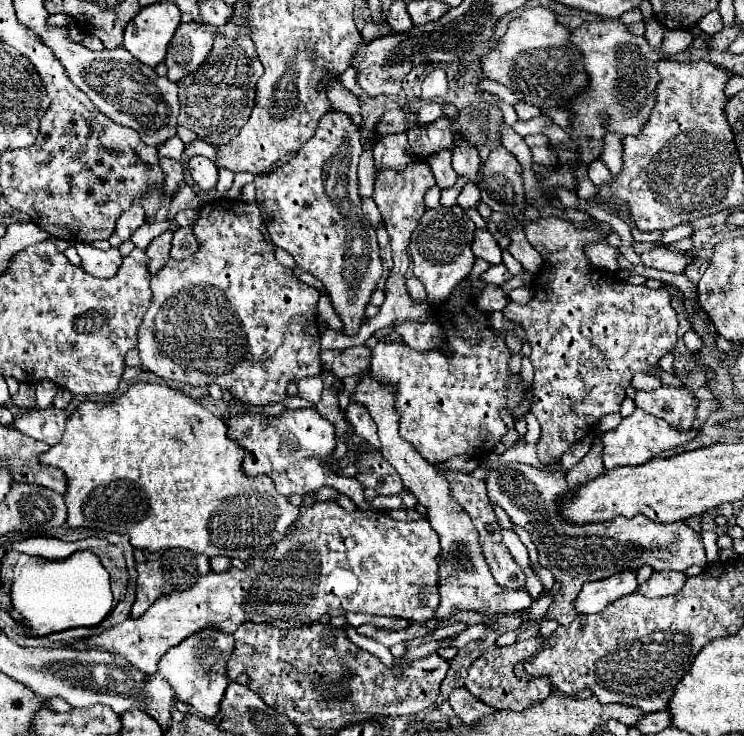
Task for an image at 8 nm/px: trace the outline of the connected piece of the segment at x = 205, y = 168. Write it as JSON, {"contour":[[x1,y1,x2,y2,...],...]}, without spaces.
{"contour":[[192,157,188,171,190,171,194,183,200,187,200,191,208,193,208,191,212,191,216,187,218,167,210,159,206,159,206,157]]}

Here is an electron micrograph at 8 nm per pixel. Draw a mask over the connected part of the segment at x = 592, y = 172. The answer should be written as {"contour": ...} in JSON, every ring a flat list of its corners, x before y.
{"contour":[[597,159,589,165,588,176,596,187,600,187,611,181,611,173,602,159]]}

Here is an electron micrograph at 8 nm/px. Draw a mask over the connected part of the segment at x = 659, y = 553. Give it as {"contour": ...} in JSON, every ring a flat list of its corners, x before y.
{"contour":[[506,463,506,465,498,465,498,467,488,465,488,471,490,473,484,481,486,481,486,489,488,489,488,497,490,497,492,505,500,505,508,513,508,517,512,519,514,525,526,529,532,535,532,543,538,549,540,565,550,569,554,579,560,583,560,591,544,615,546,619,554,619,558,625,570,625,574,621,574,617,578,615,578,611,572,605,586,581,606,579,610,575,622,573,626,569,640,569,642,565,652,565,654,571,686,571,690,565,706,565,706,551,700,541,700,533,696,533,682,521,654,523,646,515,636,515,632,519,618,515,610,521,578,525,578,523,566,521,558,511,560,509,558,501,562,501,562,497,566,499,574,493,566,483,566,471,552,473,548,469,538,469,538,467,524,465,524,463]]}

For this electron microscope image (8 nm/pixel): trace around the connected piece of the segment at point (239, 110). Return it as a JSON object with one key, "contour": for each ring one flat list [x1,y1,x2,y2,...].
{"contour":[[214,33,214,45,206,61,194,73,178,81,178,123,182,127,192,129,198,135,198,139,210,143,212,147,222,147,224,143,228,145,250,119,250,113,256,103,256,83,262,77,262,73,264,67,248,35,230,39,222,33]]}

